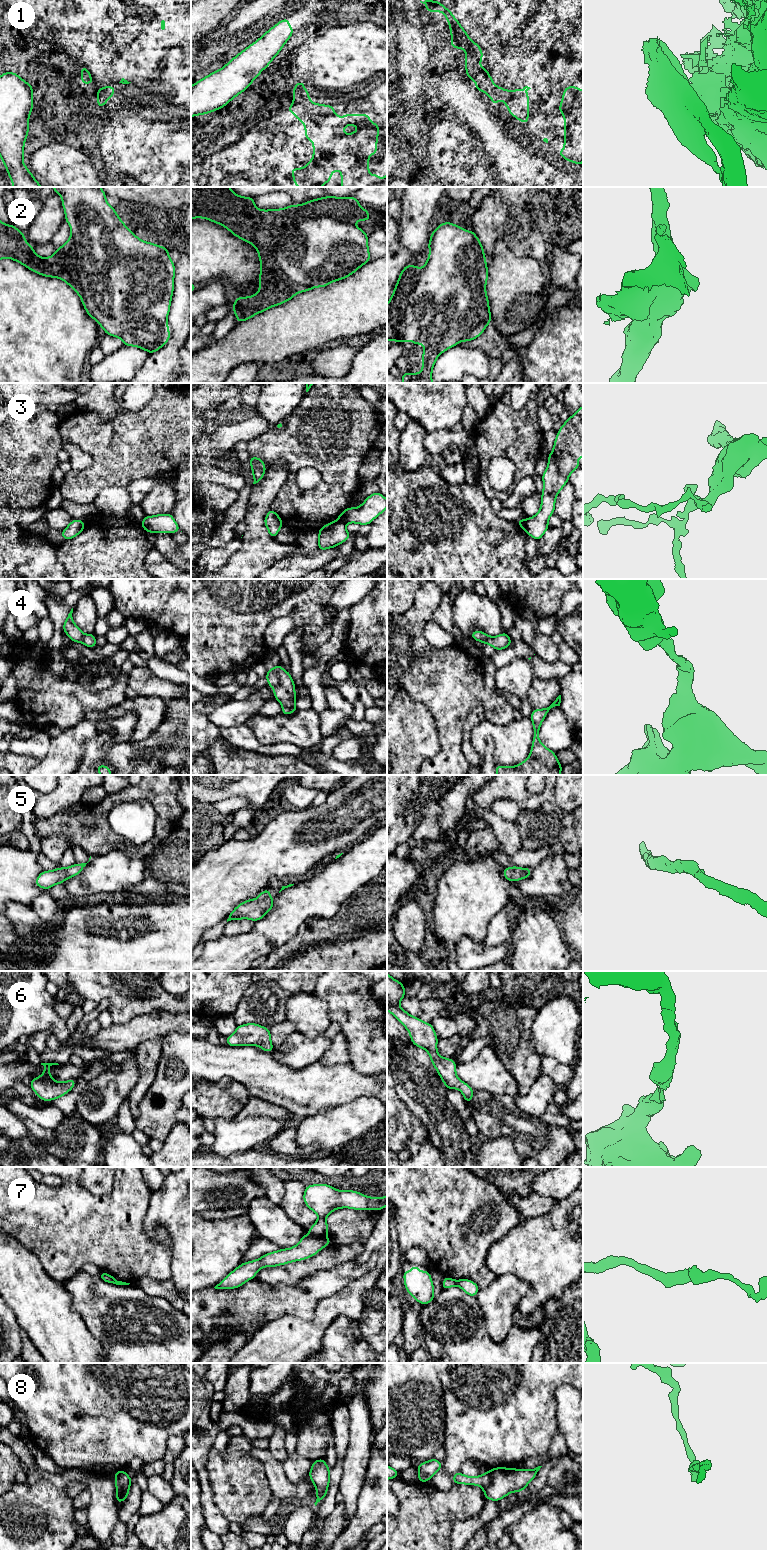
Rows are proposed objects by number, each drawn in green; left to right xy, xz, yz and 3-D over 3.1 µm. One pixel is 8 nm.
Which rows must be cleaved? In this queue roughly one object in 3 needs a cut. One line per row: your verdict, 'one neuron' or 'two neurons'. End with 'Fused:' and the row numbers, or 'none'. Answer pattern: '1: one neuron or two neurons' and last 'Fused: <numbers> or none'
1: two neurons
2: one neuron
3: two neurons
4: one neuron
5: one neuron
6: one neuron
7: two neurons
8: two neurons
Fused: 1, 3, 7, 8

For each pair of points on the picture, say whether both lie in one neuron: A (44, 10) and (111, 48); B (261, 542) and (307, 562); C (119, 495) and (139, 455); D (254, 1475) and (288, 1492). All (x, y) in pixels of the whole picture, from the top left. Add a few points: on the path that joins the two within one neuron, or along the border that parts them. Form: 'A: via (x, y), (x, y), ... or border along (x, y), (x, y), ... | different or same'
A: border along (57, 10), (57, 15), (48, 26) | different
B: border along (297, 543), (289, 554), (277, 560), (270, 567) | different
C: border along (124, 486), (107, 486), (100, 492) | different
D: border along (259, 1460), (263, 1464), (264, 1473), (272, 1494) | different

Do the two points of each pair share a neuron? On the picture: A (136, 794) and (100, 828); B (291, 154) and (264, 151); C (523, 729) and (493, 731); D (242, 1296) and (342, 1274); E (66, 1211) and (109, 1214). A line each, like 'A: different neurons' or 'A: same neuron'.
A: same neuron
B: different neurons
C: same neuron
D: same neuron
E: same neuron

